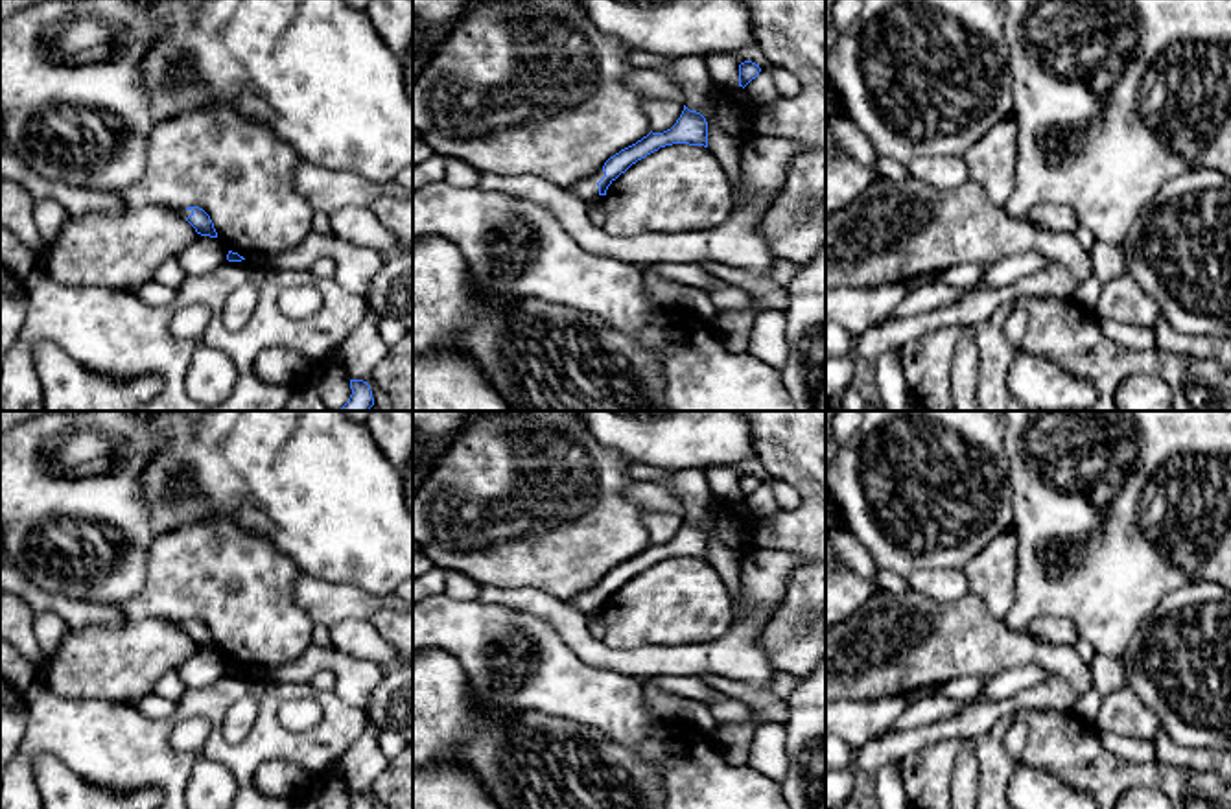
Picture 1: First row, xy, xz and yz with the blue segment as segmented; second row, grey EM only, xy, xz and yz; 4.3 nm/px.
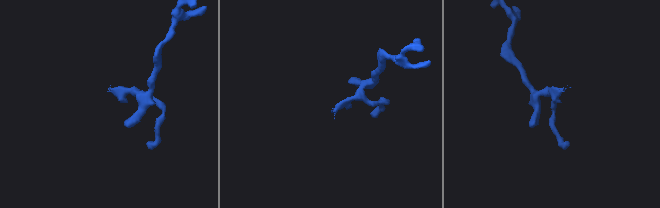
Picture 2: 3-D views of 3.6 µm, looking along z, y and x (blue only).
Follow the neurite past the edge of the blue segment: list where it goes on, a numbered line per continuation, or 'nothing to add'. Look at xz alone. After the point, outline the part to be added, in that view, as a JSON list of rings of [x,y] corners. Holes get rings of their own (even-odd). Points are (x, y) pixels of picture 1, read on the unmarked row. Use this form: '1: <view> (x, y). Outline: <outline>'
1: xz (586, 603). Outline: [[[597,584],[593,590],[577,595],[569,604],[582,616],[590,616],[599,608],[597,595],[604,590],[604,584]]]

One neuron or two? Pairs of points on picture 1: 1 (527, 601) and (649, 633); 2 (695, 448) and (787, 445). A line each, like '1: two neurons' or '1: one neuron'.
1: two neurons
2: two neurons

